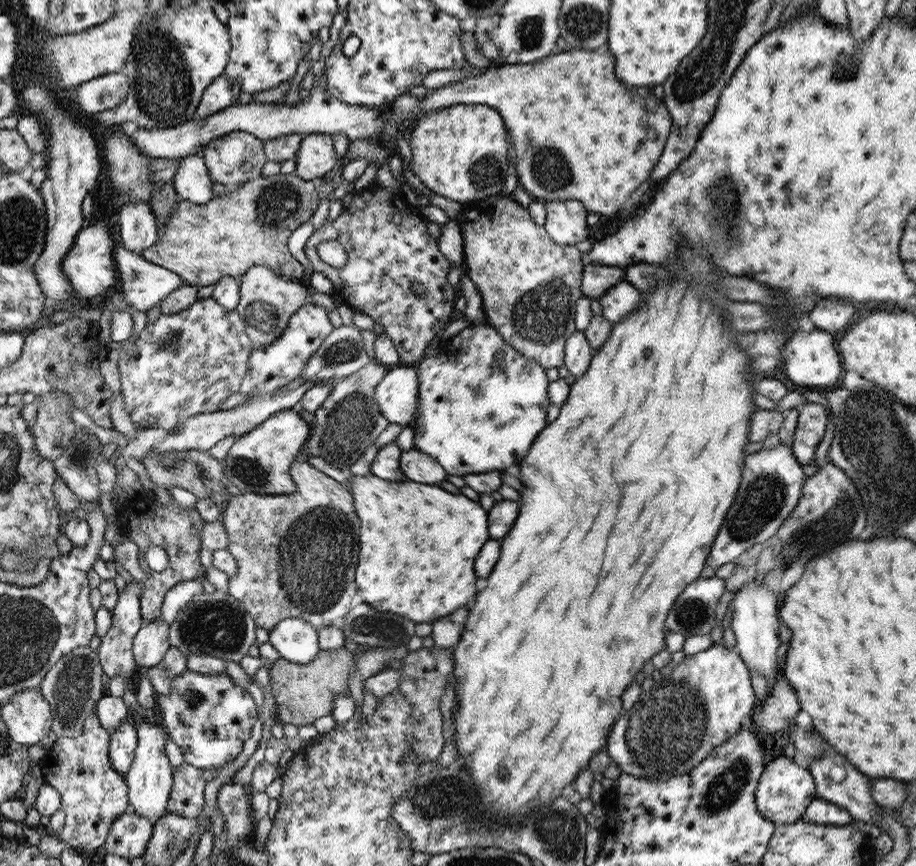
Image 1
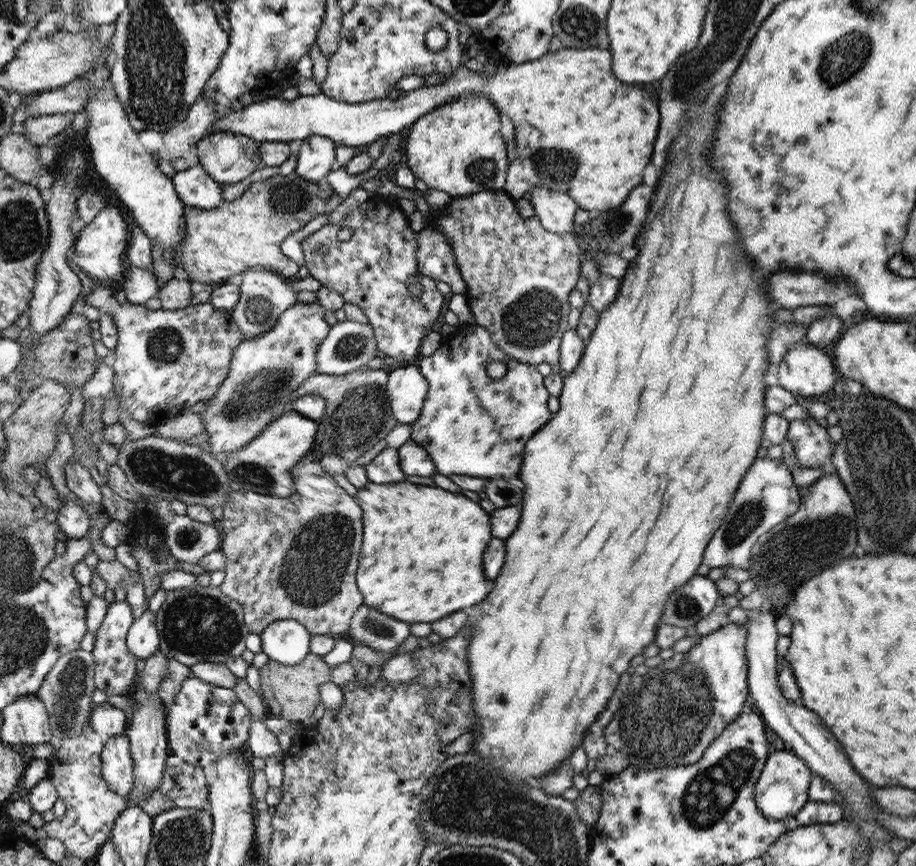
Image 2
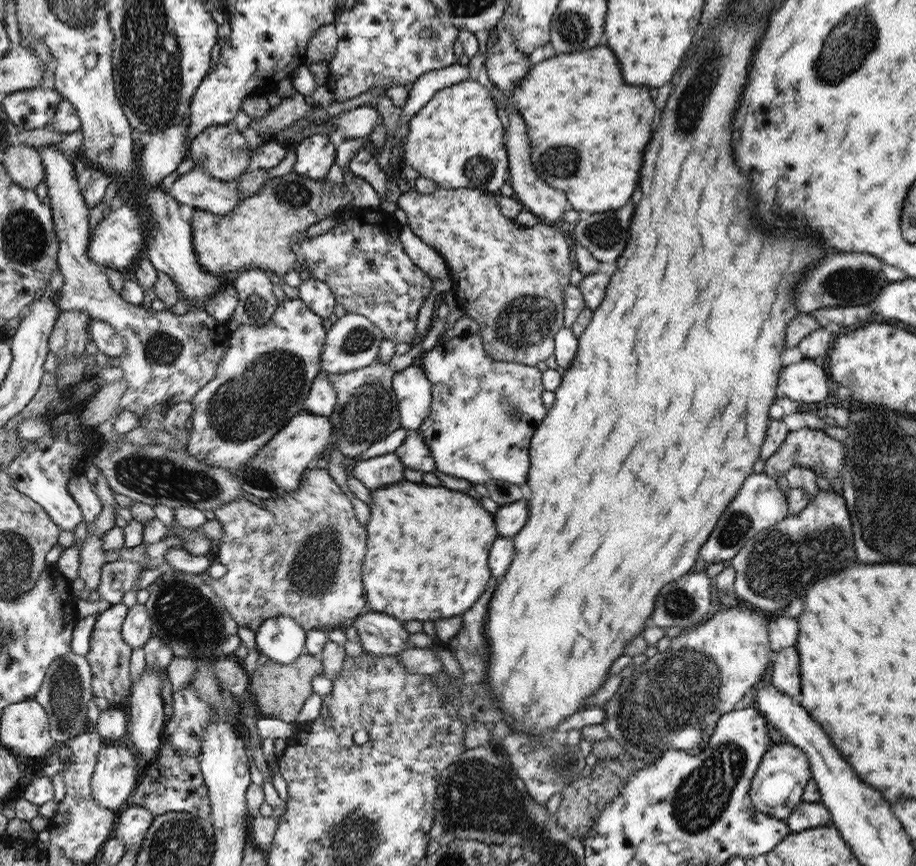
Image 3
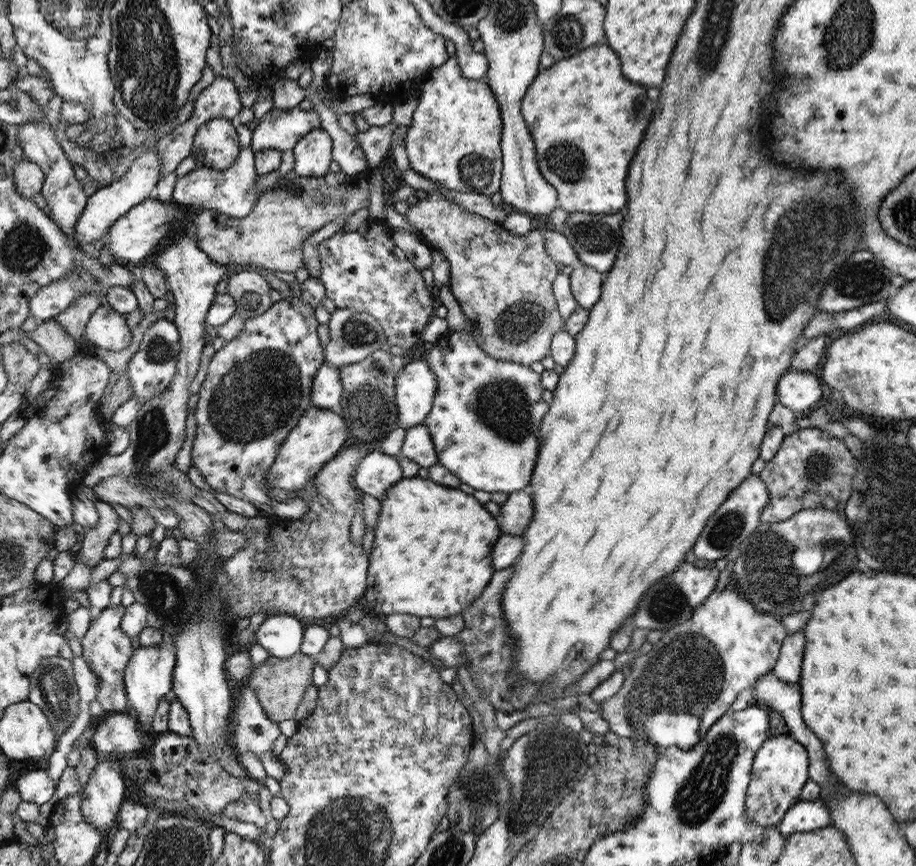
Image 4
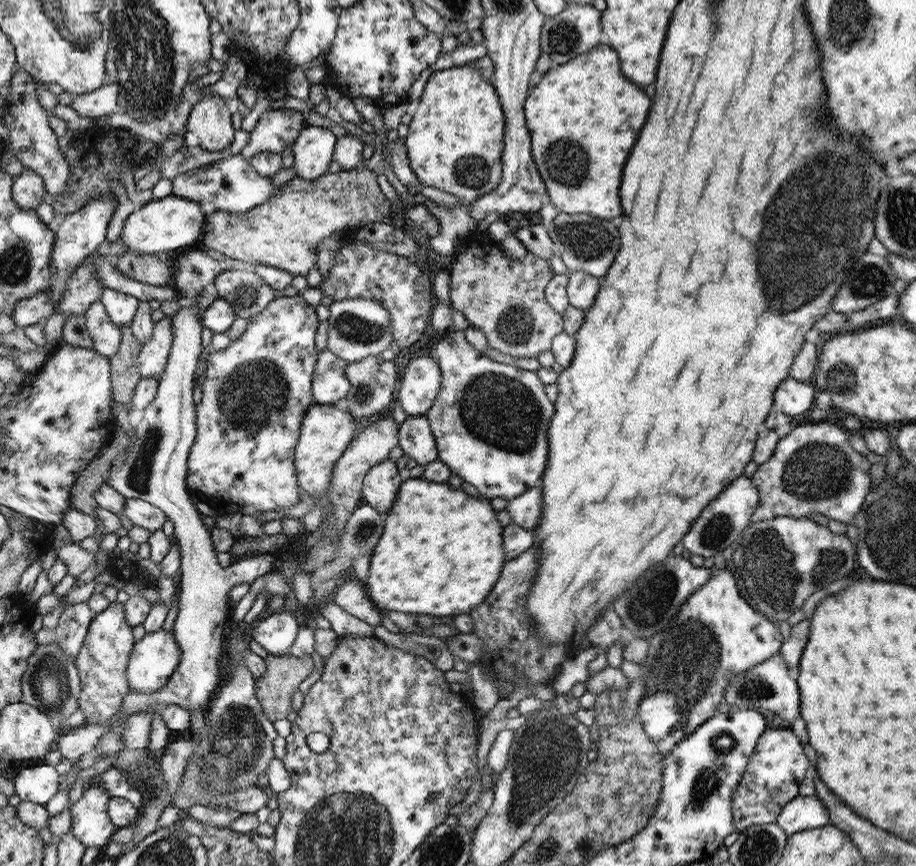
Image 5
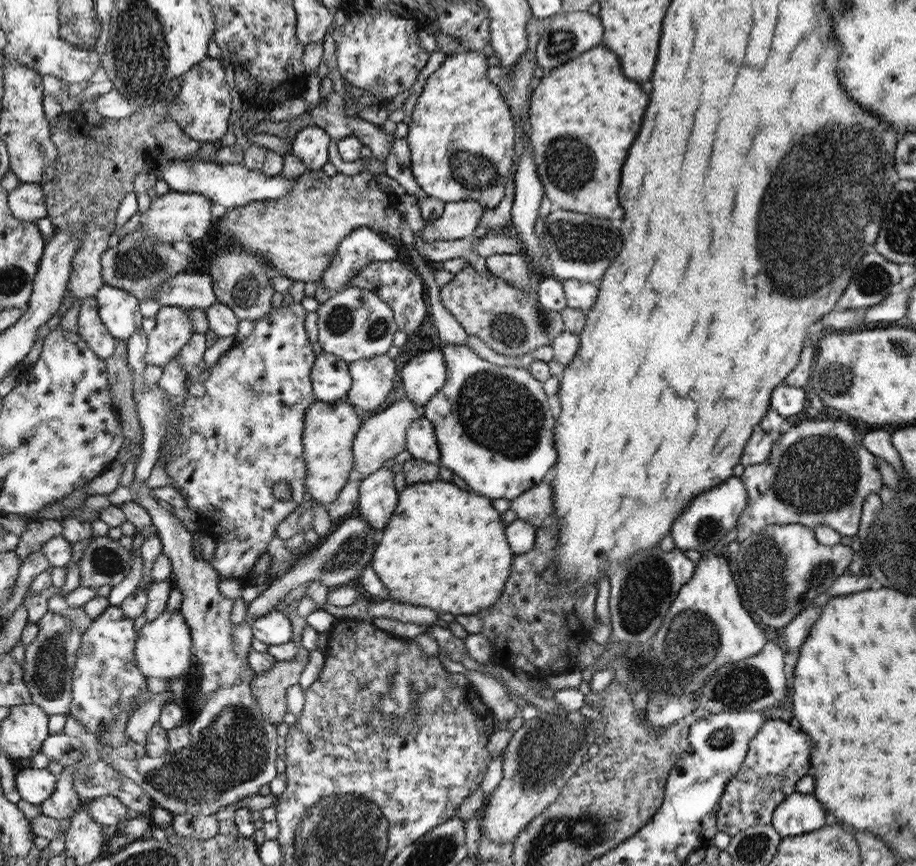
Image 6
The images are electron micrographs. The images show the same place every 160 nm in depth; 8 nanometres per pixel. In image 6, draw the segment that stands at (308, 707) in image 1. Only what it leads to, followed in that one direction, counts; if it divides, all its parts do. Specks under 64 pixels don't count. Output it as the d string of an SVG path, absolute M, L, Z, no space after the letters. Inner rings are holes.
M300 648L298 656L293 660L276 660L276 663L274 663L268 671L263 672L263 674L257 674L252 679L253 696L257 699L266 721L269 721L270 724L278 724L278 722L284 721L284 717L287 714L286 694L288 688L290 688L292 684L298 684L298 680L301 680L300 674L304 674L302 673L302 670L305 670L308 665L309 652L304 648Z

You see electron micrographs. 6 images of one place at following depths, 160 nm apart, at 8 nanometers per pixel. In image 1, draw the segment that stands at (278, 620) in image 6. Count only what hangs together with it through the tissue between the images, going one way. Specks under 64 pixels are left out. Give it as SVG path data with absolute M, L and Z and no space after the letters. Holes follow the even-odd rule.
M292 617L269 630L269 641L281 658L296 665L309 664L321 652L317 631L309 622Z

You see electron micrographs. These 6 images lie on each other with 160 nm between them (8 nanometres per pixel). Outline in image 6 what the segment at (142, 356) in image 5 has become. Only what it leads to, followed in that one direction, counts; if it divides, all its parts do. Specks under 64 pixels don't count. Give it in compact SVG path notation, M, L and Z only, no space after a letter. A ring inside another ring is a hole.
M164 306L157 313L156 326L147 335L148 365L163 366L183 350L194 335L188 314L176 306Z

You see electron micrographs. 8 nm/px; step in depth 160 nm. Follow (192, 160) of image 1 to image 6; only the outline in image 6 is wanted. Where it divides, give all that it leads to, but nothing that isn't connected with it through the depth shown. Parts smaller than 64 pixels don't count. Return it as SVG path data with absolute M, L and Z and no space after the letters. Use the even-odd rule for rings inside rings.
M172 160L158 174L157 179L168 184L170 190L178 192L196 192L206 196L213 205L223 206L227 211L242 208L258 200L277 200L286 197L295 179L288 180L282 175L270 177L256 170L249 170L240 164L216 164L206 161Z

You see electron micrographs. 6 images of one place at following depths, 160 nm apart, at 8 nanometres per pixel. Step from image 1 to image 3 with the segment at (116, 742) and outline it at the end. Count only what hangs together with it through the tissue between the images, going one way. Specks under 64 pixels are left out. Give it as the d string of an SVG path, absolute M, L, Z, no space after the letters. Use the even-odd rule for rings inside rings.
M105 743L93 772L94 800L119 812L136 789L137 757L127 744Z

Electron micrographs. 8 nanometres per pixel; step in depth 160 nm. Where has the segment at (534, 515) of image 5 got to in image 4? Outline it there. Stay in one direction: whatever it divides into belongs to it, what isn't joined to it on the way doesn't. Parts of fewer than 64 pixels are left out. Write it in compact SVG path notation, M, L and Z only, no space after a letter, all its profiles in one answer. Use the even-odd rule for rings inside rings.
M514 491L501 506L502 516L498 518L498 522L502 524L502 532L524 534L534 512L532 496L524 491Z

